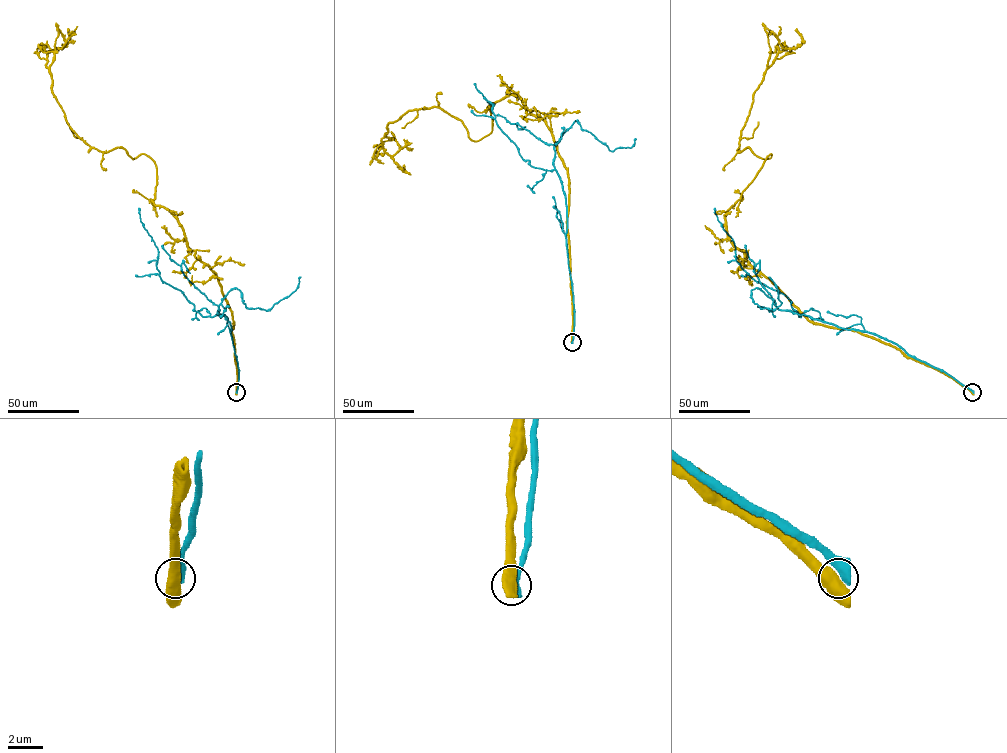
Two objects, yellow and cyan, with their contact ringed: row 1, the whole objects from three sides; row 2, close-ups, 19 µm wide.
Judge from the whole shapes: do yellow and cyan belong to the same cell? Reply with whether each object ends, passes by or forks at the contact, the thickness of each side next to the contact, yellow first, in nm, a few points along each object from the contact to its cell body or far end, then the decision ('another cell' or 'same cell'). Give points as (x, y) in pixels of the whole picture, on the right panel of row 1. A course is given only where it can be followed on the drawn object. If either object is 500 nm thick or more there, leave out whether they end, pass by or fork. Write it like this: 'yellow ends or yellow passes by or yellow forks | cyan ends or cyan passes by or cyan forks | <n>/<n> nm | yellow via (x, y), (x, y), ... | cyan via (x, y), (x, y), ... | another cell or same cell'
550/750 nm | yellow via (973, 392), (815, 324), (730, 239), (725, 213), (771, 154), (738, 152), (740, 130), (796, 28) | cyan via (973, 392), (876, 335), (799, 316), (786, 296), (755, 281), (743, 269), (736, 260), (734, 242), (714, 208) | another cell

